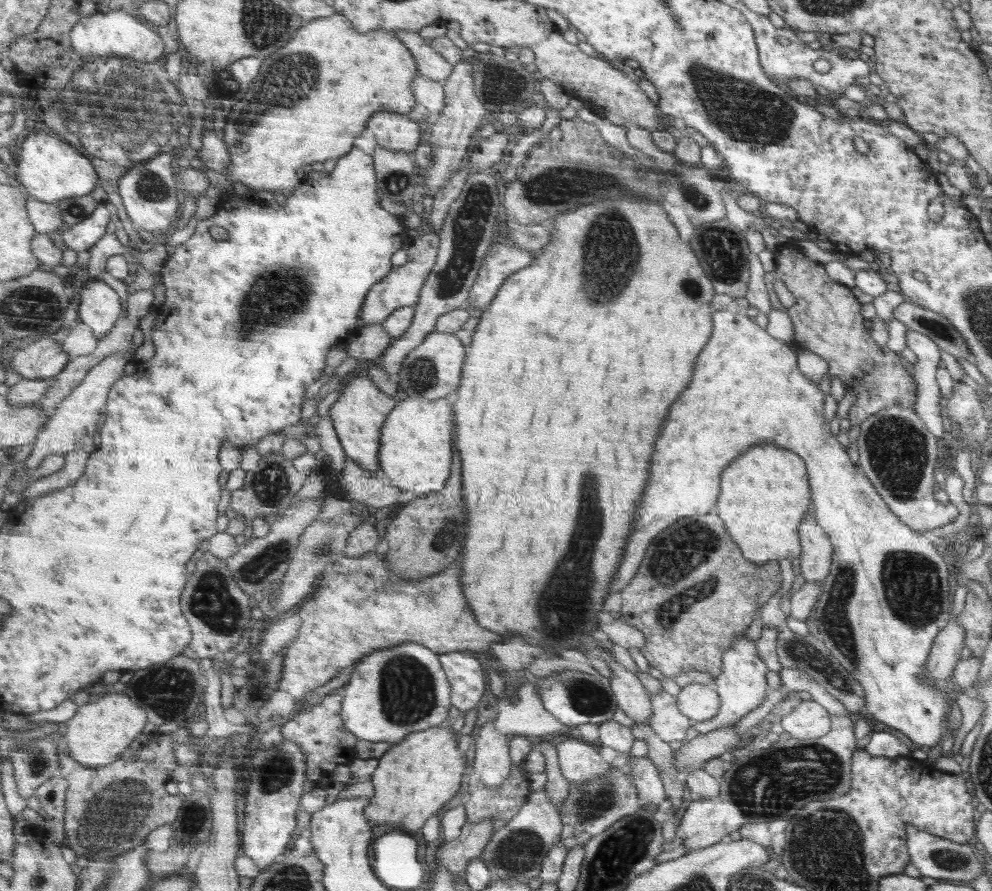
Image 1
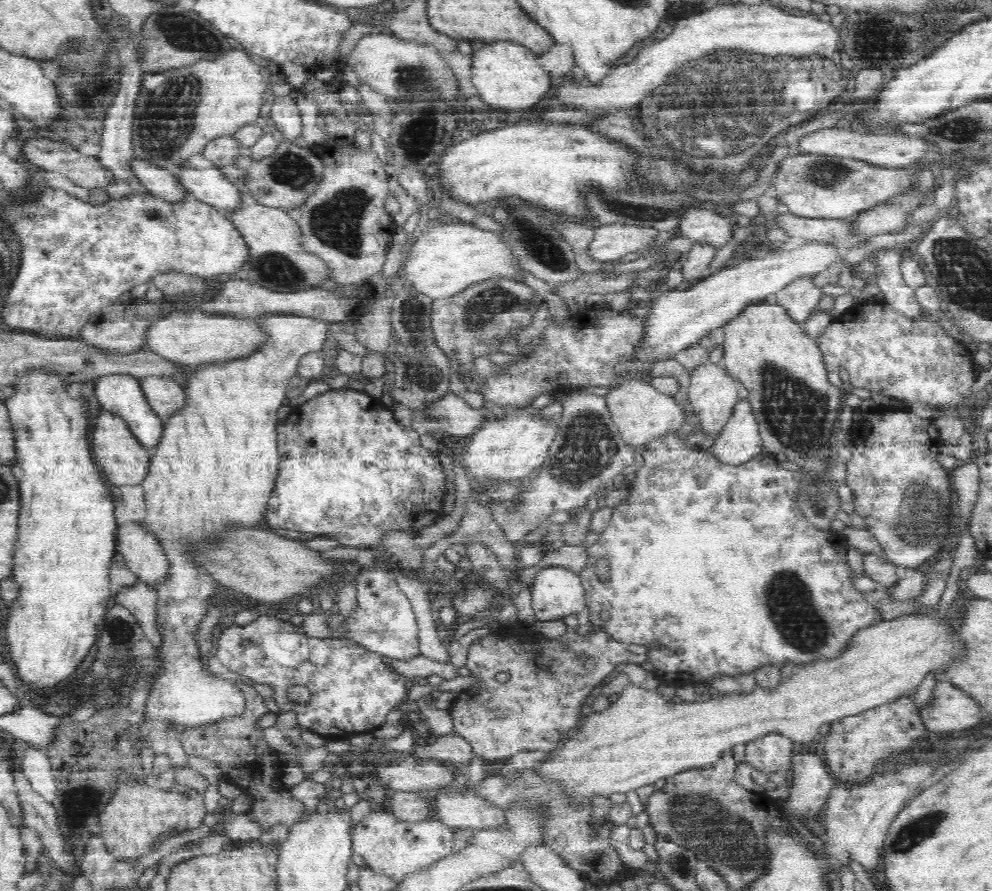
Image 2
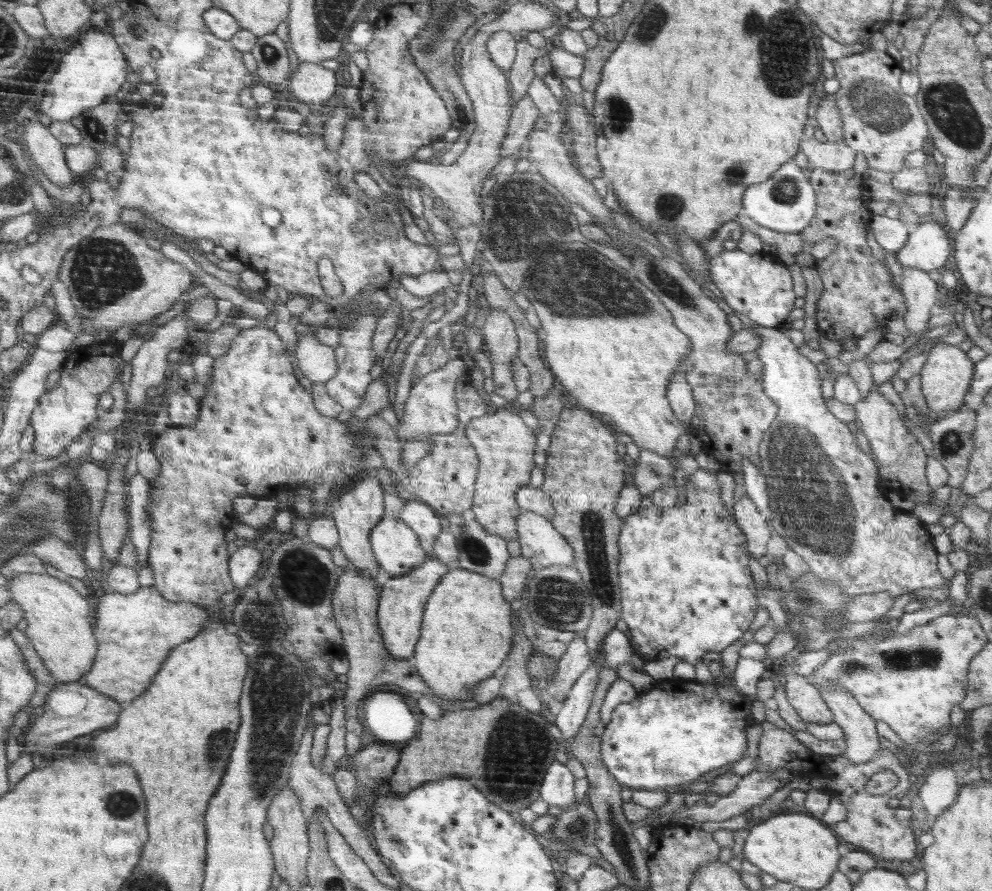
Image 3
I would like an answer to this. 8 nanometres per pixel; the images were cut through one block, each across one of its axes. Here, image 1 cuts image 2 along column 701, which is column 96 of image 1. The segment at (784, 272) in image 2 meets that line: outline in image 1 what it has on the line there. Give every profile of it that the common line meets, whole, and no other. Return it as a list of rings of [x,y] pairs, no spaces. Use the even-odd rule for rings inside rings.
[[[100,279],[84,283],[79,322],[88,324],[98,339],[104,339],[116,327],[123,313],[122,296],[110,284]]]

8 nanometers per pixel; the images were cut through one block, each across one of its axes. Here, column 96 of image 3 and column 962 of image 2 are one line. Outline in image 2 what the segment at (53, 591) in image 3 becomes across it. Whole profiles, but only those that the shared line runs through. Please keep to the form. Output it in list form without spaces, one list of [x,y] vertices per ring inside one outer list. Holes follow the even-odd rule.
[[[937,611],[906,612],[902,616],[882,620],[858,632],[847,651],[834,662],[812,663],[800,667],[789,679],[774,690],[756,687],[750,694],[720,697],[693,703],[670,704],[658,688],[646,689],[630,682],[618,693],[616,702],[600,712],[590,712],[582,724],[562,741],[556,756],[539,766],[540,772],[568,780],[572,792],[591,798],[594,794],[610,797],[614,792],[626,793],[638,787],[652,785],[660,779],[677,773],[715,764],[724,752],[738,744],[776,734],[794,743],[794,746],[815,746],[819,741],[817,731],[823,724],[858,714],[863,710],[913,695],[922,681],[930,675],[944,679],[956,663],[963,662],[970,651],[966,637],[959,632],[960,619],[940,616]]]

